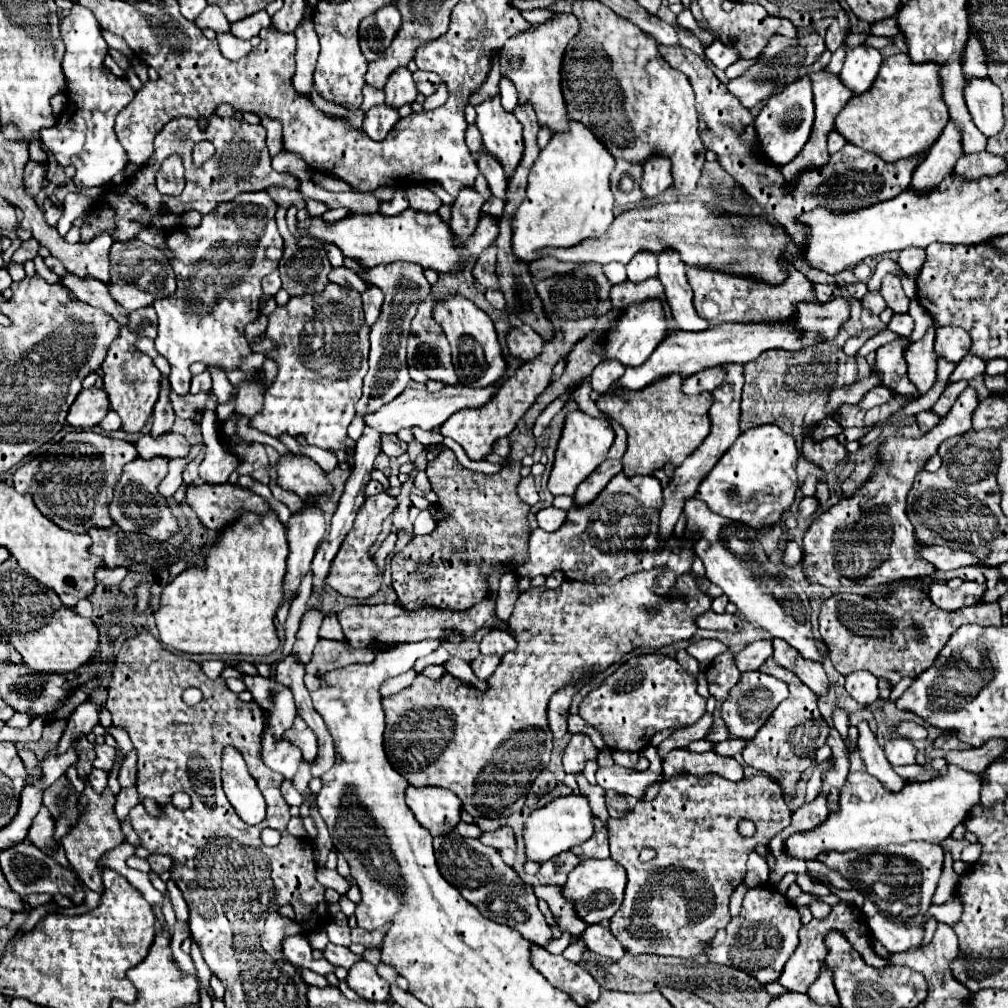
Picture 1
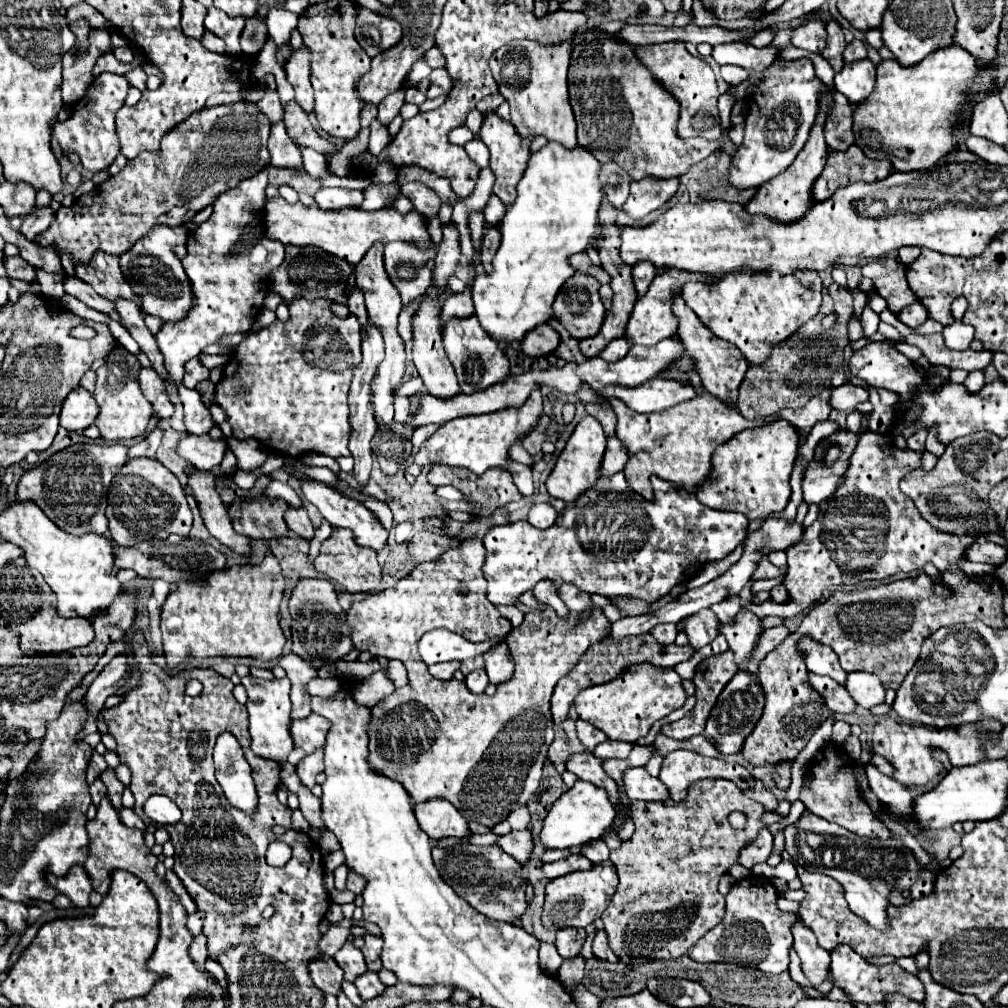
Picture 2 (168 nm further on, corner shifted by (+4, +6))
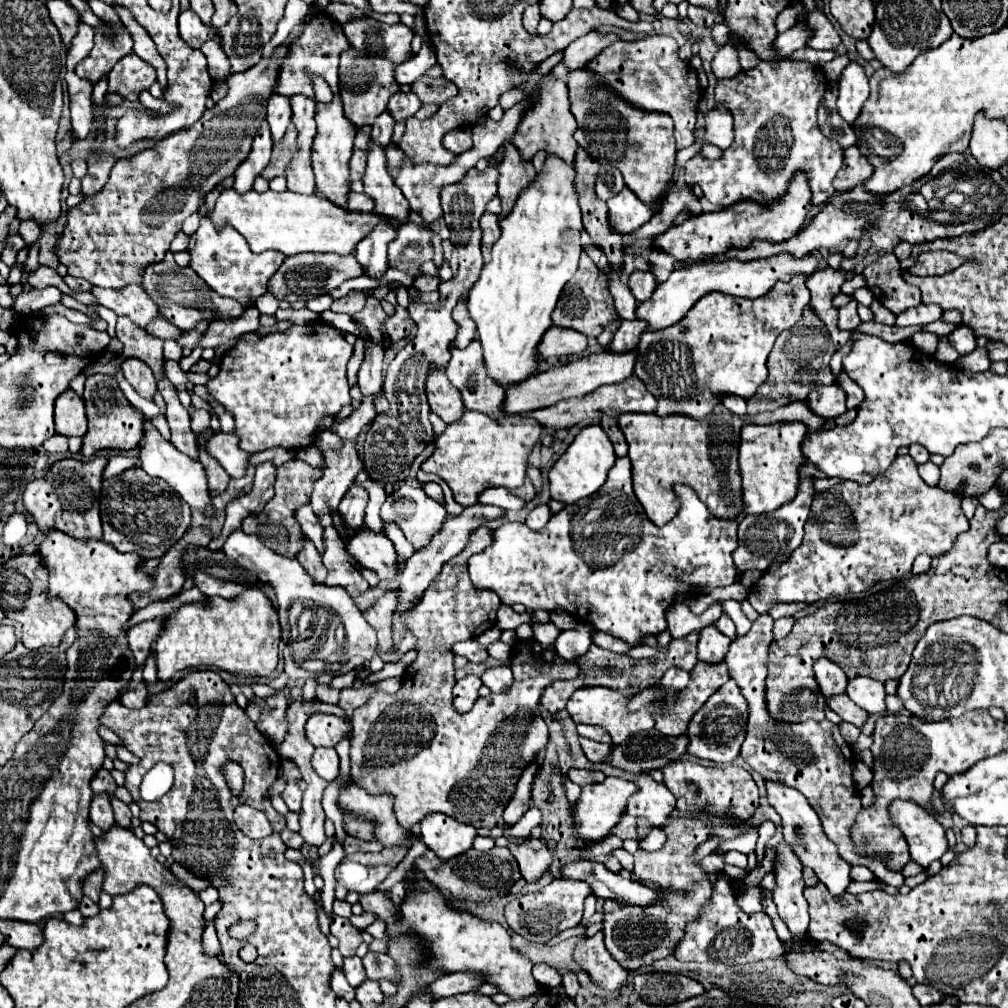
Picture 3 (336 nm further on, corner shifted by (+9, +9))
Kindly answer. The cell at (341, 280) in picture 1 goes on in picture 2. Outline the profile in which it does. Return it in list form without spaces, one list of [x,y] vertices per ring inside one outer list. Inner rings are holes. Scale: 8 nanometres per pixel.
[[[353,286],[353,288],[349,290],[347,306],[349,306],[349,310],[351,310],[353,314],[359,316],[359,322],[361,322],[361,326],[363,326],[365,320],[367,320],[367,308],[365,308],[365,302],[363,302],[363,292],[361,292],[357,286]]]

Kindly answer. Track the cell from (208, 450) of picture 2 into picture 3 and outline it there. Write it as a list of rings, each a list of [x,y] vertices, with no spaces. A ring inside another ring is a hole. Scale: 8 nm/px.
[[[216,433],[208,441],[208,453],[222,463],[230,477],[244,477],[250,461],[250,453],[240,449],[240,437],[236,433]]]

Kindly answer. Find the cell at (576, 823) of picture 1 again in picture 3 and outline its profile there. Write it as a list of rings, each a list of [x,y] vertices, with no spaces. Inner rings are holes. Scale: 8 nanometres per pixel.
[[[608,777],[600,785],[586,785],[582,789],[582,797],[578,799],[576,809],[574,809],[576,833],[582,839],[596,839],[596,841],[608,837],[610,831],[620,823],[622,815],[626,813],[628,799],[634,793],[636,793],[636,785],[632,781],[626,781],[626,779],[620,779],[620,777]]]

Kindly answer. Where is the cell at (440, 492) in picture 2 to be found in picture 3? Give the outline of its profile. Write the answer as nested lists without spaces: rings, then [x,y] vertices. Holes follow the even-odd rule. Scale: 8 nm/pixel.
[[[503,487],[487,489],[479,495],[478,503],[513,510],[520,510],[524,507],[524,501],[522,499],[516,497]]]

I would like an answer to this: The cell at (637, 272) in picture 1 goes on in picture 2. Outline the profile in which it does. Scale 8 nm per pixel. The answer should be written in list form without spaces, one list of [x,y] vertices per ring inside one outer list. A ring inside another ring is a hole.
[[[637,262],[633,266],[633,280],[635,280],[635,288],[637,294],[643,294],[643,290],[647,290],[647,286],[651,284],[651,278],[655,278],[657,270],[655,266],[651,266],[651,262]]]

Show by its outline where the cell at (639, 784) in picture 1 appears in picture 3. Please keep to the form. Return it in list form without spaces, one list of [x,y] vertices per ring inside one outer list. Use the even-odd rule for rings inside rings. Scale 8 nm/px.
[[[650,775],[638,777],[634,783],[642,787],[634,799],[630,799],[630,815],[632,817],[642,817],[646,819],[652,827],[662,827],[666,819],[672,815],[676,807],[674,795],[668,791],[666,785],[656,783]]]

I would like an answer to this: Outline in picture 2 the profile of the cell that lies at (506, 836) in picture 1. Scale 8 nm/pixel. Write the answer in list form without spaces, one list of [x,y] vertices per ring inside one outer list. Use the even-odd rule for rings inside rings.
[[[511,830],[509,834],[503,834],[497,838],[497,846],[505,850],[509,856],[513,856],[517,862],[527,862],[533,850],[531,832],[529,830]]]

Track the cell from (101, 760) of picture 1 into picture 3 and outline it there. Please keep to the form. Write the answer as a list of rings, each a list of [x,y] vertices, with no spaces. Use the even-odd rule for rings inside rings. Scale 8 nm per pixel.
[[[112,797],[112,807],[114,807],[114,815],[116,815],[116,823],[124,829],[132,829],[132,813],[130,807],[122,801],[118,801],[116,797]]]

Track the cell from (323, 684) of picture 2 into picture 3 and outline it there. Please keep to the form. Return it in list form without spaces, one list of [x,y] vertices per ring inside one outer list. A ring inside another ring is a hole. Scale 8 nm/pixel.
[[[318,685],[318,689],[316,689],[318,699],[322,699],[324,703],[332,703],[332,705],[338,703],[338,693],[340,693],[338,689],[332,689],[328,685]]]

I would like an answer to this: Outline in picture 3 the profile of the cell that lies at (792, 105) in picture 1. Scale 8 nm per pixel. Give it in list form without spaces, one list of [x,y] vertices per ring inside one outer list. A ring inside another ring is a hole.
[[[782,61],[782,63],[758,63],[756,69],[750,71],[740,71],[736,77],[730,79],[718,79],[714,97],[720,97],[720,103],[732,113],[734,119],[734,143],[722,151],[722,157],[712,161],[706,159],[702,153],[696,153],[686,165],[686,185],[700,185],[704,191],[704,197],[722,209],[738,203],[738,201],[756,201],[760,205],[770,205],[776,203],[788,189],[794,173],[802,171],[808,177],[808,185],[812,191],[812,205],[824,205],[832,195],[832,179],[836,177],[838,169],[842,167],[844,161],[844,149],[826,139],[820,129],[818,129],[818,119],[816,111],[818,105],[826,93],[828,81],[822,73],[820,67],[814,67],[812,63],[792,63],[792,61]]]

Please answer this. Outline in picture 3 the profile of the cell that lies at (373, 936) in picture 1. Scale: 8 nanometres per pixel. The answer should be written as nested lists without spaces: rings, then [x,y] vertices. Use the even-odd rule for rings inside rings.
[[[366,953],[364,967],[366,967],[368,979],[374,979],[374,981],[388,979],[392,983],[398,983],[396,963],[388,955],[382,955],[382,953]]]

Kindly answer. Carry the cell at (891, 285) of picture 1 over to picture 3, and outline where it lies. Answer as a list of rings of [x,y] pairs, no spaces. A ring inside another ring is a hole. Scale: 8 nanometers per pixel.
[[[886,253],[874,263],[866,265],[864,279],[866,287],[874,293],[874,297],[896,315],[920,305],[920,291],[918,287],[902,281],[900,261],[894,253]]]

